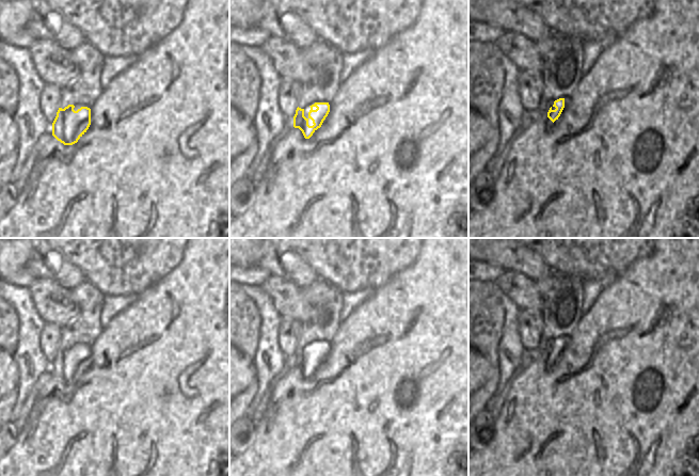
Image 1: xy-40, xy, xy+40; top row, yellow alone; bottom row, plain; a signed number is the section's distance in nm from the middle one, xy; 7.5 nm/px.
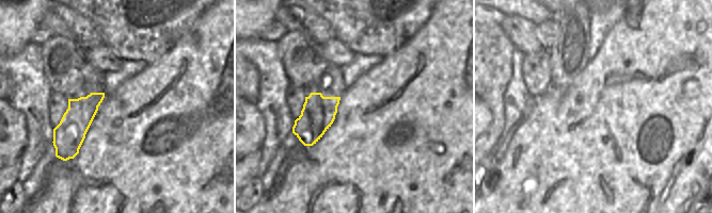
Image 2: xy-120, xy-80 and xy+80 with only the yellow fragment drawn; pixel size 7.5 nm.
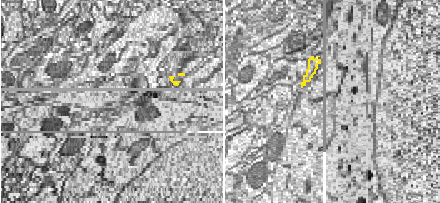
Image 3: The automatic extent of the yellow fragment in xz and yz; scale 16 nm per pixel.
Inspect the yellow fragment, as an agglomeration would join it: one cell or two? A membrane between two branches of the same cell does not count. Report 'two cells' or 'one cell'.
two cells

